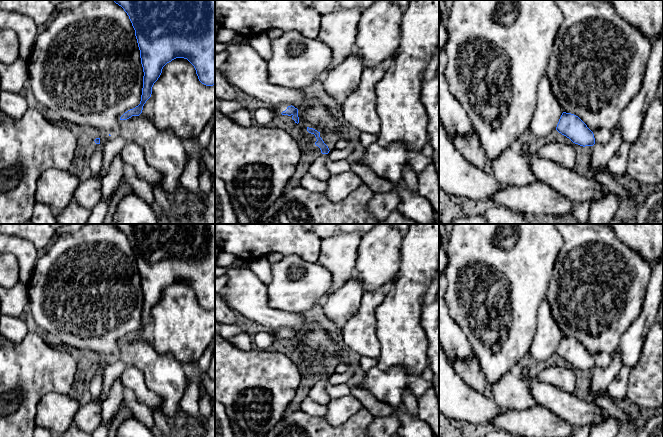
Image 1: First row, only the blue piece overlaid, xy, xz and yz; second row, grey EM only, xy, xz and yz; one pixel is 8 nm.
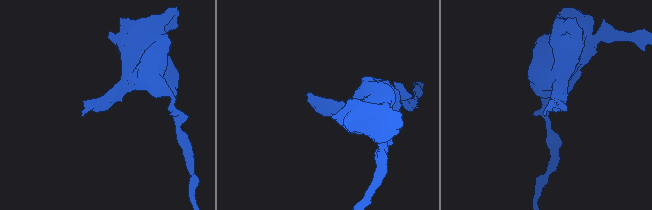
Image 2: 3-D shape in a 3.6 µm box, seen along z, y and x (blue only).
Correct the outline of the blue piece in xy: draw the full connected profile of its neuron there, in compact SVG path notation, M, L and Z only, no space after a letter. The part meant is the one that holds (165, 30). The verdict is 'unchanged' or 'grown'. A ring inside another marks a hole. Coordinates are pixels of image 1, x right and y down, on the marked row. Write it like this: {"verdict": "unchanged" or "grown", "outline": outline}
{"verdict": "unchanged", "outline": "M113 0L129 16L135 30L143 67L143 88L138 106L125 112L120 120L139 116L151 97L152 87L162 73L163 67L176 58L187 59L195 68L199 81L206 86L215 85L215 0Z"}

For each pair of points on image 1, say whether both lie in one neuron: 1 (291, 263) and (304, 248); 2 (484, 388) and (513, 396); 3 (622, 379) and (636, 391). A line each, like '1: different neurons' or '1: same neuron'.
1: different neurons
2: same neuron
3: different neurons

